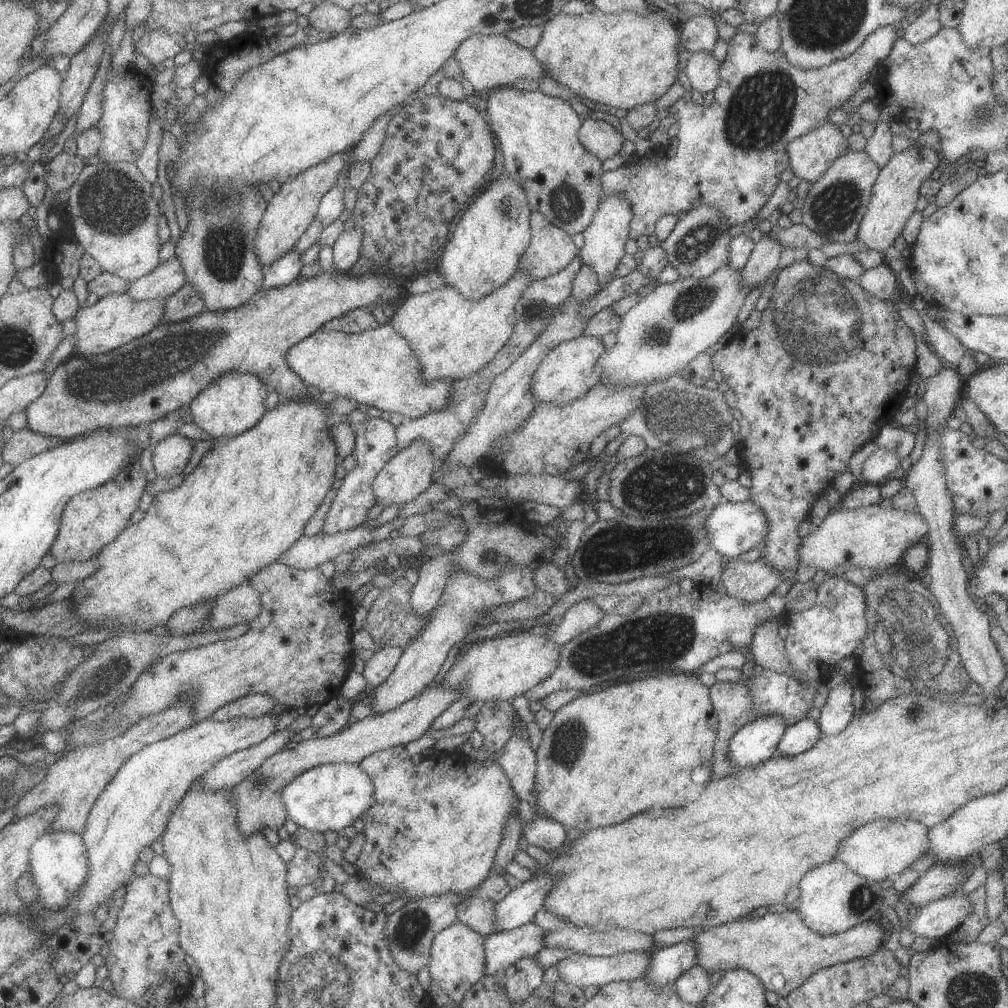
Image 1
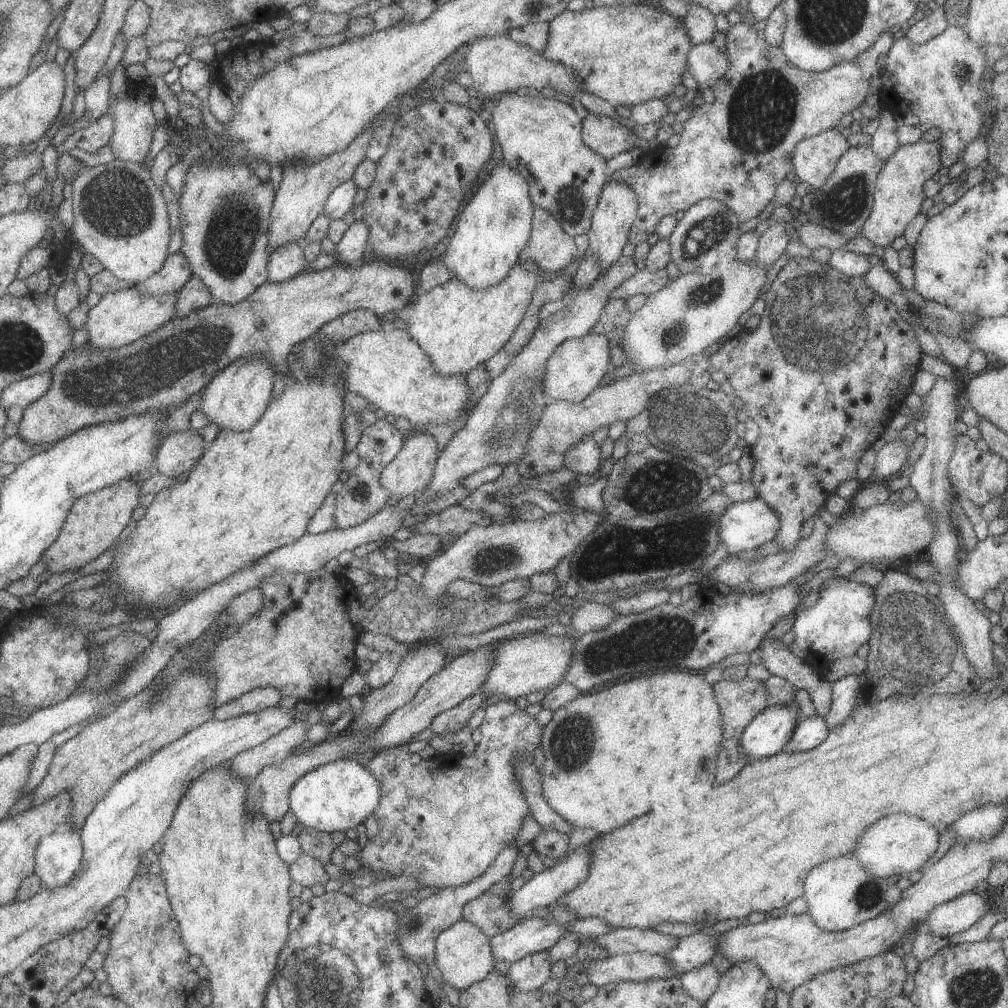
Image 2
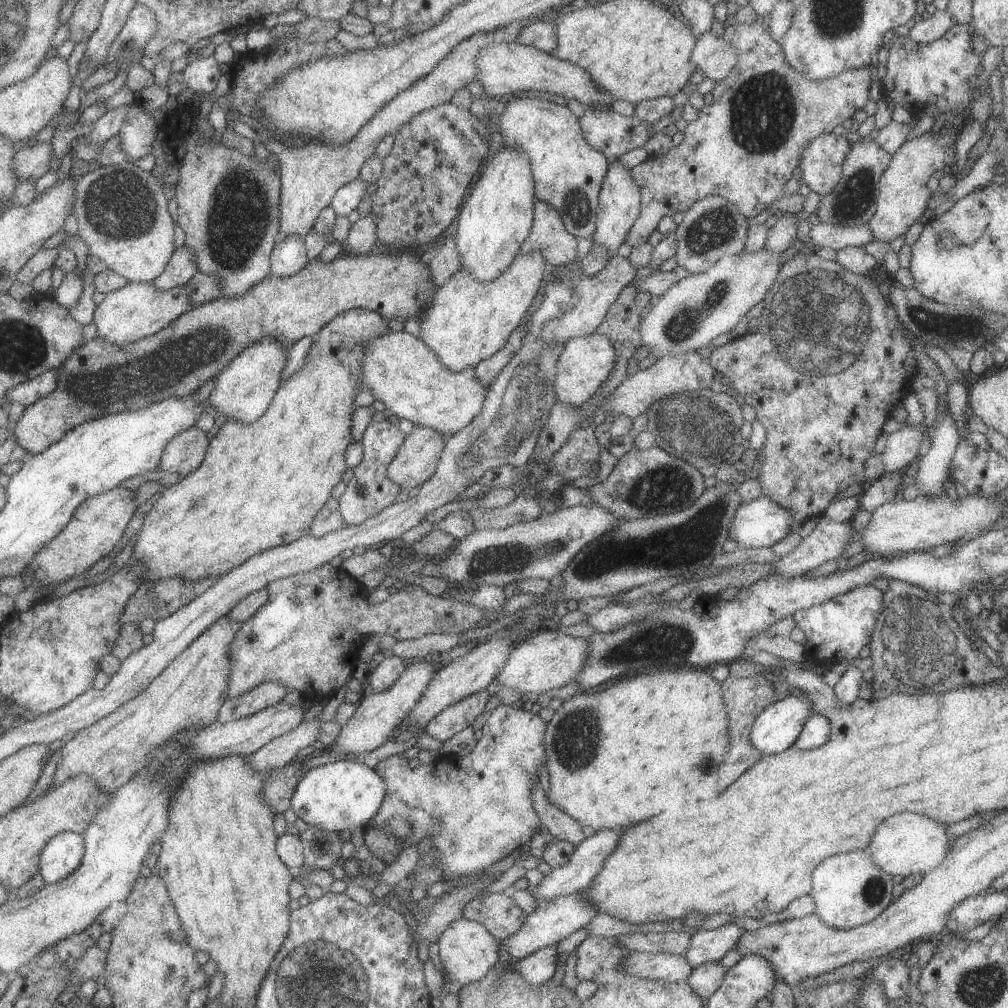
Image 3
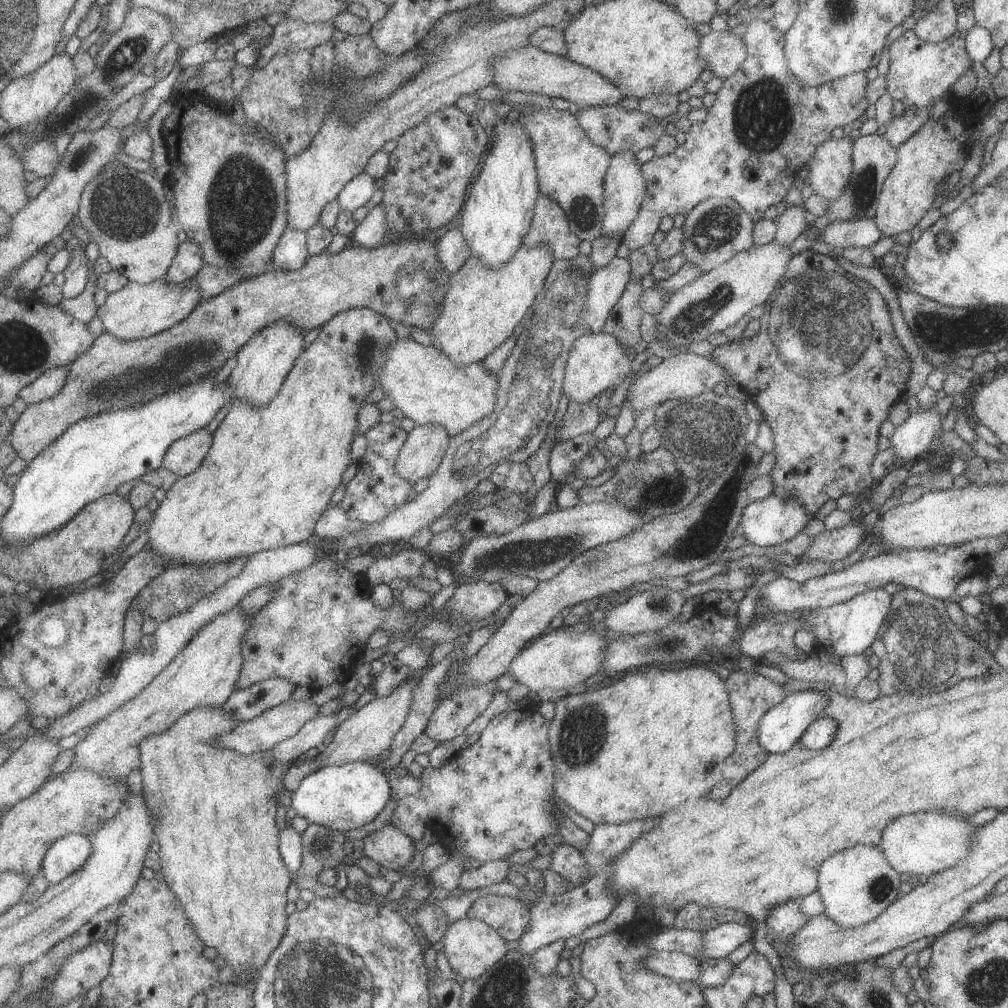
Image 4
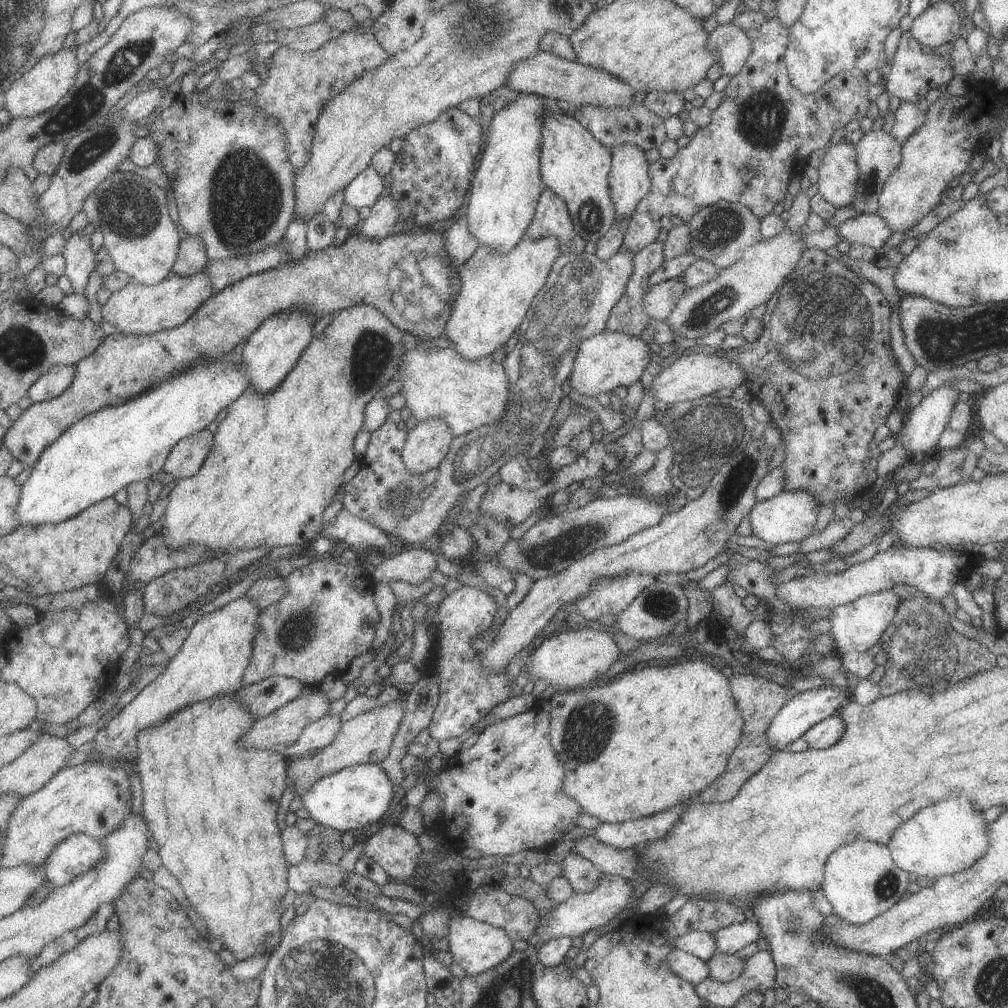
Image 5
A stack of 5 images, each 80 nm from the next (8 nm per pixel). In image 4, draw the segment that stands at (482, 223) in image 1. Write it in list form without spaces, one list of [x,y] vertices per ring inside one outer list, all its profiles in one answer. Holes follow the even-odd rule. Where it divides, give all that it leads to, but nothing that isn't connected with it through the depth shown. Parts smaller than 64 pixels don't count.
[[[508,117],[496,124],[496,136],[493,148],[486,152],[486,160],[483,162],[482,171],[478,174],[476,182],[470,187],[470,196],[463,205],[462,216],[459,216],[460,232],[464,236],[464,242],[470,248],[470,254],[484,264],[484,268],[500,268],[523,246],[522,240],[530,231],[534,208],[538,196],[541,196],[538,188],[537,172],[532,152],[532,142],[528,140],[526,130],[514,122],[513,117]]]

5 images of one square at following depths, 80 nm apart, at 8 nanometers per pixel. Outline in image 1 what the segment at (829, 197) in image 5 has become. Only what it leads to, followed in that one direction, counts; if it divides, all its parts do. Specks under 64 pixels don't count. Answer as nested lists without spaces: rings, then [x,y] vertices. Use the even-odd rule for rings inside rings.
[[[830,122],[794,139],[787,146],[793,172],[801,180],[811,183],[815,183],[848,150],[848,139]]]

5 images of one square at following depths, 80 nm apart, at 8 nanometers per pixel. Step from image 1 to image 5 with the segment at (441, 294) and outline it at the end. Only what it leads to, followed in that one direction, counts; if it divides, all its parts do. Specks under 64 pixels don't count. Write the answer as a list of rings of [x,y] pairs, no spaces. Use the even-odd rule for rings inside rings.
[[[524,235],[507,253],[501,253],[488,245],[480,245],[459,268],[461,289],[453,302],[453,313],[445,326],[445,336],[454,344],[452,349],[458,351],[465,359],[478,360],[504,346],[510,336],[518,332],[534,296],[546,284],[553,264],[561,254],[560,241],[556,236],[531,239],[528,235]]]

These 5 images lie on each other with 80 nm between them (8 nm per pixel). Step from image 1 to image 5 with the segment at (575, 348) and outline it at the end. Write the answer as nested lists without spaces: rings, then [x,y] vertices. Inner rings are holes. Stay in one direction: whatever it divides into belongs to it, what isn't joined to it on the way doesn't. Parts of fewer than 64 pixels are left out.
[[[604,330],[580,343],[574,368],[569,376],[571,388],[584,396],[595,396],[600,392],[610,393],[616,387],[627,386],[640,381],[646,366],[650,364],[650,351],[655,346],[648,344],[640,336],[623,332]]]

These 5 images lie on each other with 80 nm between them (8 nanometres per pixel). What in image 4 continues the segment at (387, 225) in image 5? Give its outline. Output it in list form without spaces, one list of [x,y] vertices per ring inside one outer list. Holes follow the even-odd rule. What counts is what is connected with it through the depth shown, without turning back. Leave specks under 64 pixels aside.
[[[380,203],[369,210],[364,220],[356,226],[351,235],[350,242],[360,244],[364,248],[373,248],[378,246],[384,236],[388,236],[388,226],[386,226],[386,216]]]

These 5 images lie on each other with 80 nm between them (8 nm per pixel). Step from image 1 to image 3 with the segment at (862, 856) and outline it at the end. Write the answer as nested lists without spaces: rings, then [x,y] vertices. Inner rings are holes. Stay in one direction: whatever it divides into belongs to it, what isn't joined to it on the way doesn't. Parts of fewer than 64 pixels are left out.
[[[902,812],[884,820],[884,824],[876,830],[876,836],[872,838],[868,852],[872,854],[874,864],[892,877],[897,875],[907,877],[911,874],[918,876],[940,866],[948,852],[952,850],[954,841],[948,838],[946,830],[946,825],[928,816]]]

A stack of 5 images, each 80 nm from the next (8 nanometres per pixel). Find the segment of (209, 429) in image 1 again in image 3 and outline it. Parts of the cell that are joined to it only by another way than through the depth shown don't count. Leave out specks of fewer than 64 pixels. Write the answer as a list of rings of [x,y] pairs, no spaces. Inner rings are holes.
[[[262,338],[256,344],[242,350],[232,363],[216,379],[214,390],[207,401],[212,412],[220,412],[227,420],[240,420],[252,424],[268,410],[282,380],[290,349],[282,346],[276,338]]]

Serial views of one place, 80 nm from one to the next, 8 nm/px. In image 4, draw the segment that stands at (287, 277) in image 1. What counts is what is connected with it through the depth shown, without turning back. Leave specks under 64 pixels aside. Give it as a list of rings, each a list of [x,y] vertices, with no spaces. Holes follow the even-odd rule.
[[[287,228],[274,248],[270,267],[280,272],[296,272],[308,257],[306,231]]]

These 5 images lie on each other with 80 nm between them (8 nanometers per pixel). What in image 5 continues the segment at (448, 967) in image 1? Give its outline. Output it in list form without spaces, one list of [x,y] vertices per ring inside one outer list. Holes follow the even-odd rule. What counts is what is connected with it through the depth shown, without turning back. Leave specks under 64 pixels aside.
[[[466,914],[451,917],[448,940],[453,961],[460,964],[467,974],[472,976],[504,962],[514,951],[514,941],[503,928],[474,920]]]

